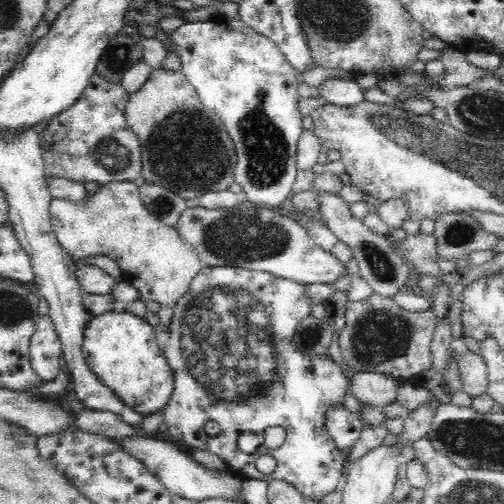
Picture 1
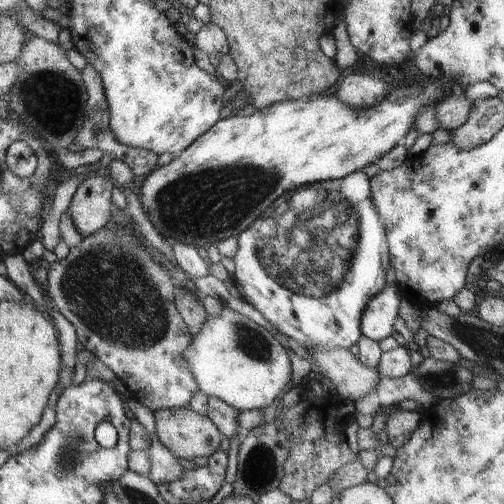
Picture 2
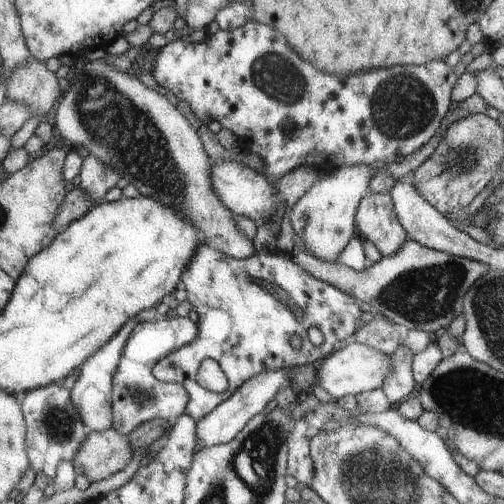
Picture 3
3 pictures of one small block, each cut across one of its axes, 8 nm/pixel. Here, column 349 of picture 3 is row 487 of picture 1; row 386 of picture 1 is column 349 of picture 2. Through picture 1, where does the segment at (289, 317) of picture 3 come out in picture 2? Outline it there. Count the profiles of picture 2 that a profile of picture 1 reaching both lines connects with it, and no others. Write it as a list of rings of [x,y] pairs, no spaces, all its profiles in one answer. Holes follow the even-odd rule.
[[[357,170],[351,172],[347,176],[343,176],[341,180],[331,180],[331,182],[321,182],[321,184],[311,184],[305,188],[297,188],[293,192],[283,194],[281,198],[277,198],[277,204],[269,206],[263,216],[247,230],[239,236],[239,252],[235,258],[235,274],[233,274],[233,282],[237,286],[237,290],[241,292],[241,298],[251,304],[257,312],[261,312],[261,316],[279,332],[281,338],[293,338],[297,344],[305,346],[307,350],[351,350],[351,346],[355,346],[361,340],[361,316],[365,316],[365,308],[369,304],[369,300],[373,296],[377,296],[383,288],[385,288],[385,268],[389,266],[389,240],[385,238],[385,226],[379,222],[379,214],[373,206],[373,198],[371,198],[371,184],[369,178]]]

